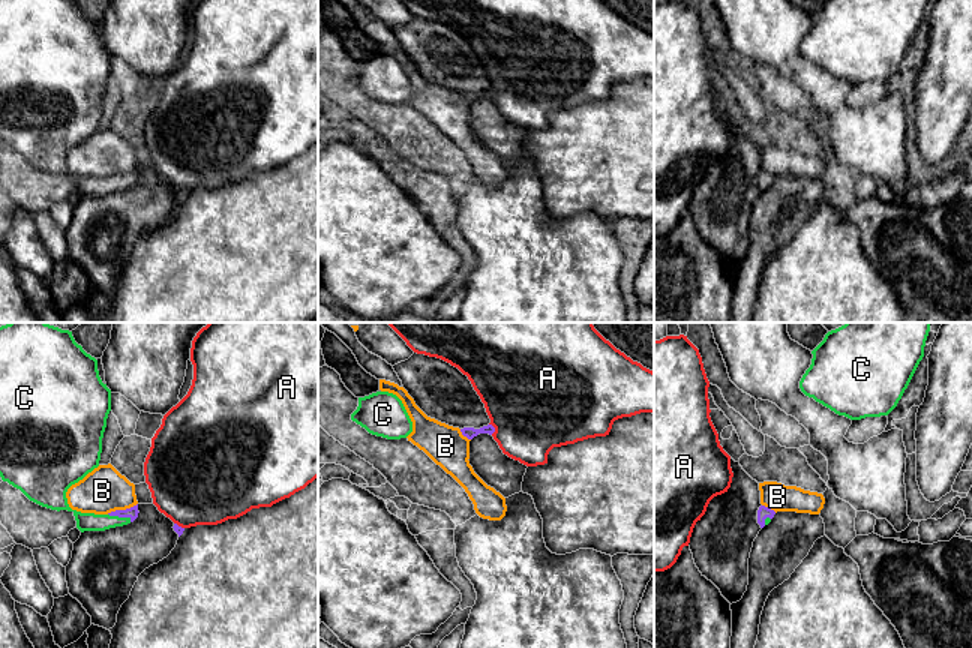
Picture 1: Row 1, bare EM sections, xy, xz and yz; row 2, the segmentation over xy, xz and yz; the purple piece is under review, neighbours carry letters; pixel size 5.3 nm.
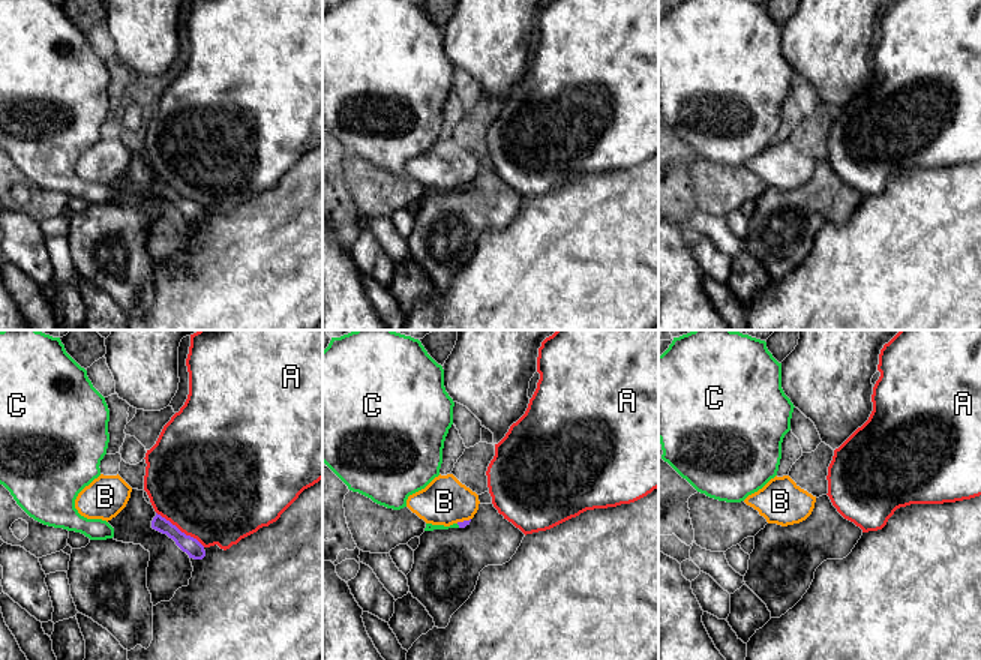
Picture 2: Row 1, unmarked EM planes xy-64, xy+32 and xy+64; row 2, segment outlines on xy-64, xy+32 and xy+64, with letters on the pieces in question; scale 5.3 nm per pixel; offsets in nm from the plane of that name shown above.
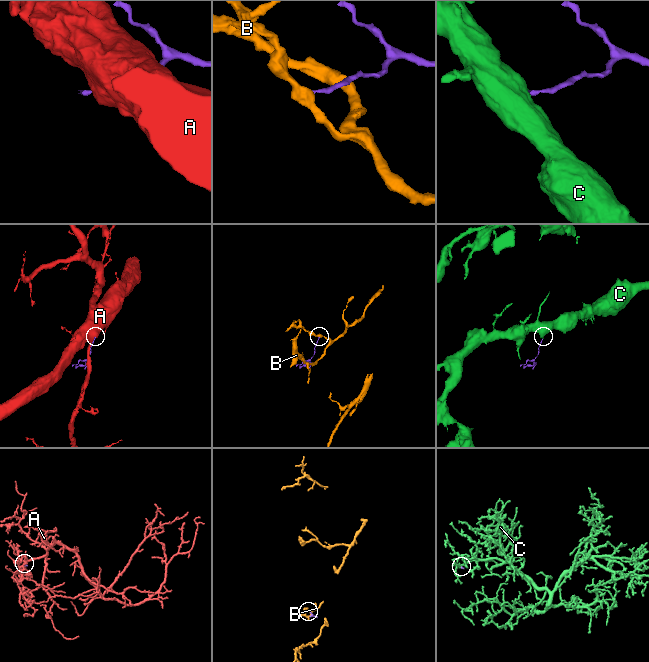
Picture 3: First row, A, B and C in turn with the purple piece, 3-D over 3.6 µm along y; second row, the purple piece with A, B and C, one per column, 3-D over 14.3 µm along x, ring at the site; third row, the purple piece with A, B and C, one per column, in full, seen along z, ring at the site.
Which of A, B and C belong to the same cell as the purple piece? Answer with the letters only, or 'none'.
C

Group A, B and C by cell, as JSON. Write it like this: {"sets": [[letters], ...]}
{"sets": [["A"], ["B"], ["C"]]}

